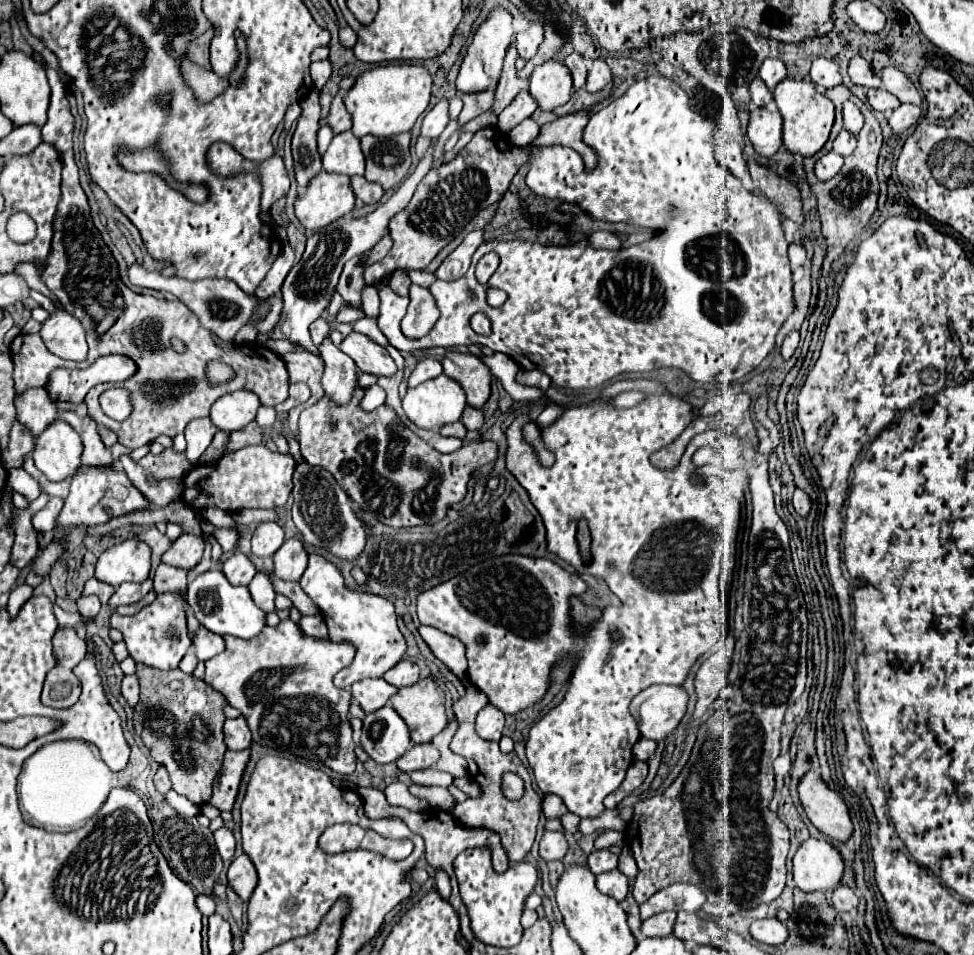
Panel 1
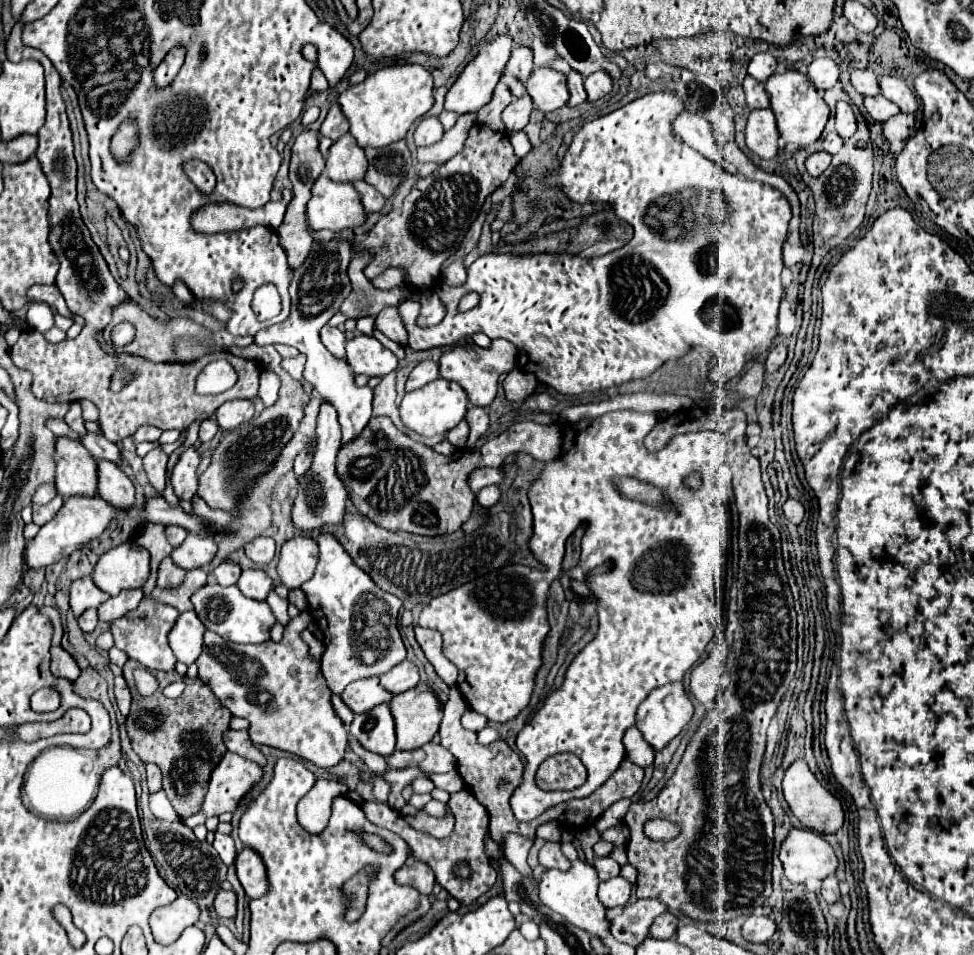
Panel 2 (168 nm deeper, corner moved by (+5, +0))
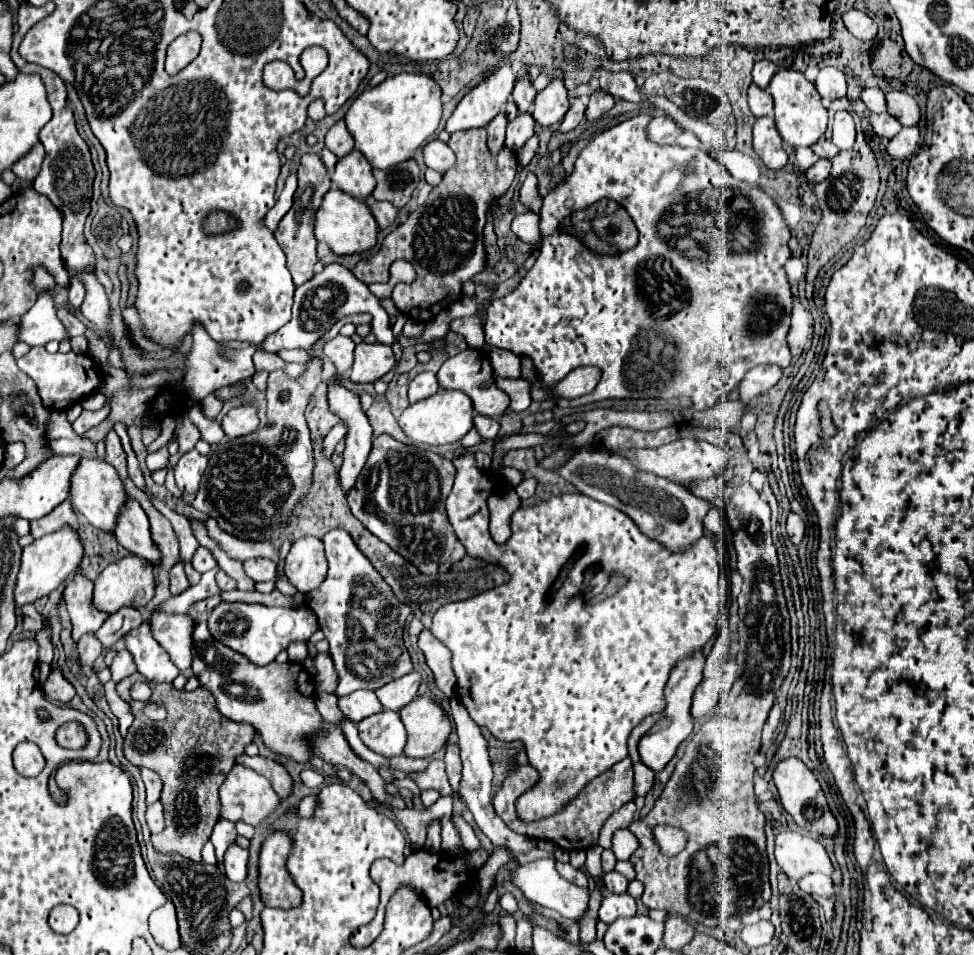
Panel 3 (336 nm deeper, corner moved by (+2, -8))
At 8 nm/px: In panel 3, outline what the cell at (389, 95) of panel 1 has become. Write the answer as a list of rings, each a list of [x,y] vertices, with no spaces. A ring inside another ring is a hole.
[[[400,73],[366,89],[352,101],[344,117],[348,131],[356,141],[356,149],[370,161],[372,167],[378,169],[410,159],[440,123],[440,95],[442,91],[434,79],[416,73]]]

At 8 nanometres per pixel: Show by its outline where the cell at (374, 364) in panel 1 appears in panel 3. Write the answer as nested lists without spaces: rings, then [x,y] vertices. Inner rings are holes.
[[[358,343],[354,349],[354,365],[350,369],[350,379],[354,383],[376,383],[386,373],[394,371],[398,361],[390,345],[382,343]]]

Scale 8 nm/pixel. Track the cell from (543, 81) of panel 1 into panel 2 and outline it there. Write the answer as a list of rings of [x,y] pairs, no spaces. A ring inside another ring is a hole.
[[[549,67],[535,69],[527,81],[527,91],[535,107],[543,113],[551,113],[569,101],[567,77]]]

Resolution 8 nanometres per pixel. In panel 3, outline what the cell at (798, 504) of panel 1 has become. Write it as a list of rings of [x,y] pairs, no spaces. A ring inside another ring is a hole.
[[[790,513],[788,521],[786,521],[786,529],[788,529],[788,535],[790,535],[792,543],[800,545],[802,537],[804,537],[804,529],[806,529],[806,523],[802,521],[802,517],[796,515],[796,513]]]

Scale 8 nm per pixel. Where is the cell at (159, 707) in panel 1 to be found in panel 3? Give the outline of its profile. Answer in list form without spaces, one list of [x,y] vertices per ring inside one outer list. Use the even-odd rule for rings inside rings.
[[[140,673],[122,679],[116,689],[124,701],[132,705],[134,723],[124,739],[124,755],[130,763],[138,767],[148,767],[156,771],[162,781],[162,805],[166,815],[166,829],[152,835],[152,843],[162,853],[180,853],[186,859],[200,861],[202,845],[210,839],[212,827],[218,821],[220,801],[218,787],[224,783],[226,773],[232,769],[236,755],[244,753],[244,747],[254,741],[256,733],[248,723],[236,723],[216,709],[214,697],[208,689],[198,687],[192,693],[178,691],[172,683],[152,683],[150,703],[160,703],[166,707],[166,721],[154,723],[144,717],[144,701],[134,701],[130,697],[130,687],[136,681],[146,681]]]

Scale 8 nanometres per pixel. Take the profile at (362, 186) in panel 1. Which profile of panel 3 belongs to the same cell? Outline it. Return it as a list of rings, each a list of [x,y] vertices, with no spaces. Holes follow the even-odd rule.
[[[374,197],[364,199],[364,203],[370,207],[370,211],[372,211],[372,215],[378,221],[380,227],[388,227],[388,225],[394,223],[398,209],[392,203],[388,203],[388,201],[376,201]]]

